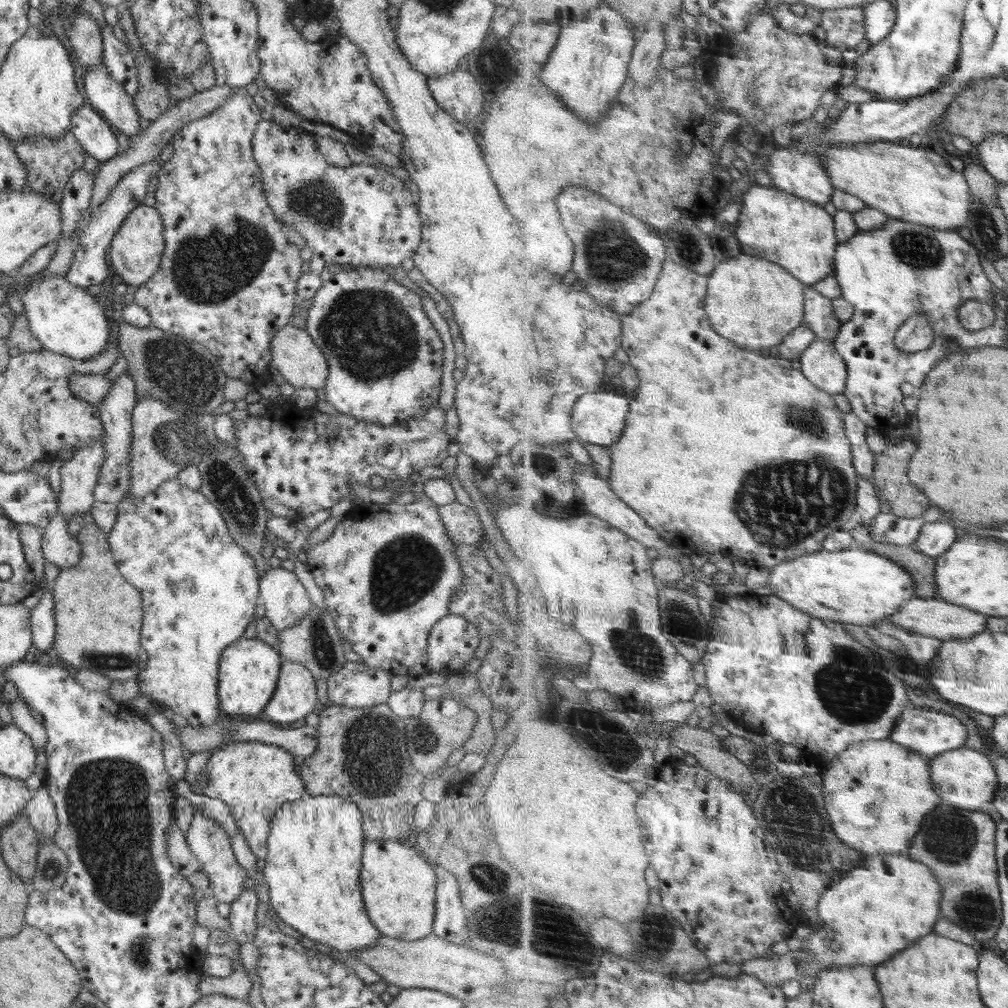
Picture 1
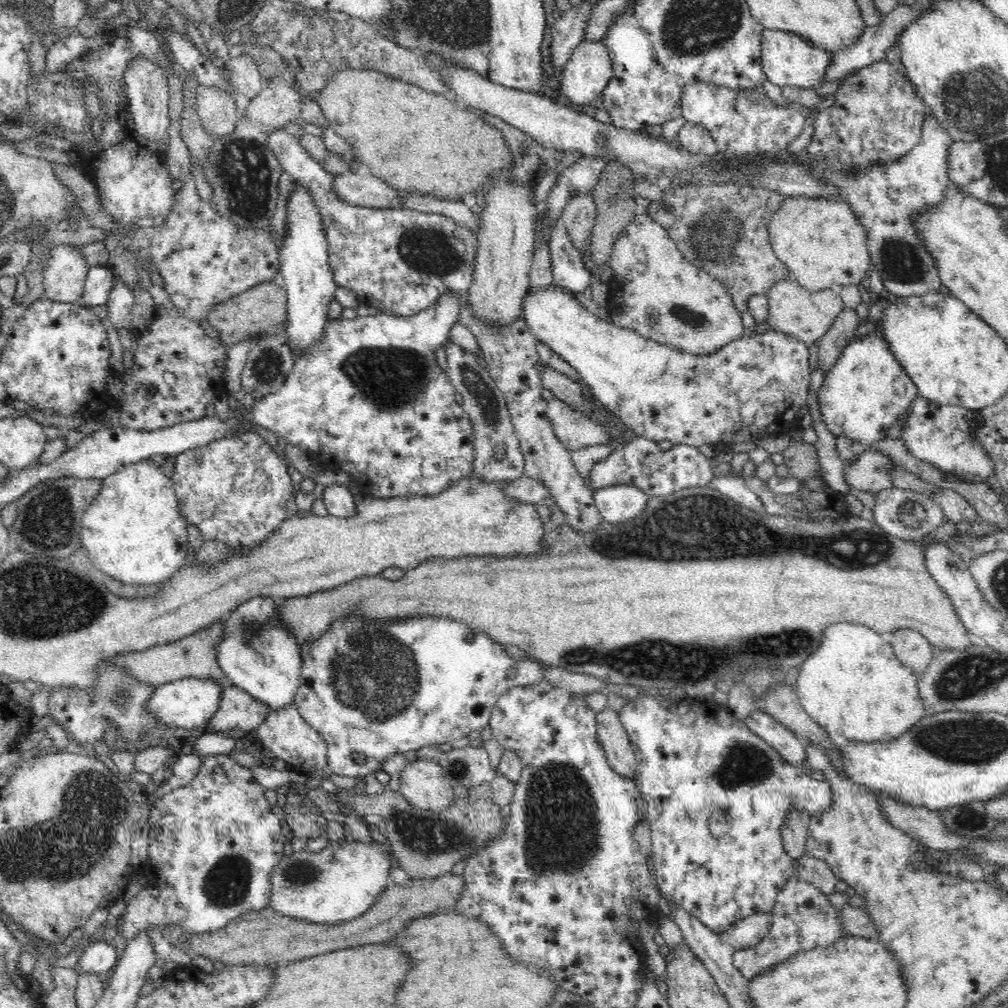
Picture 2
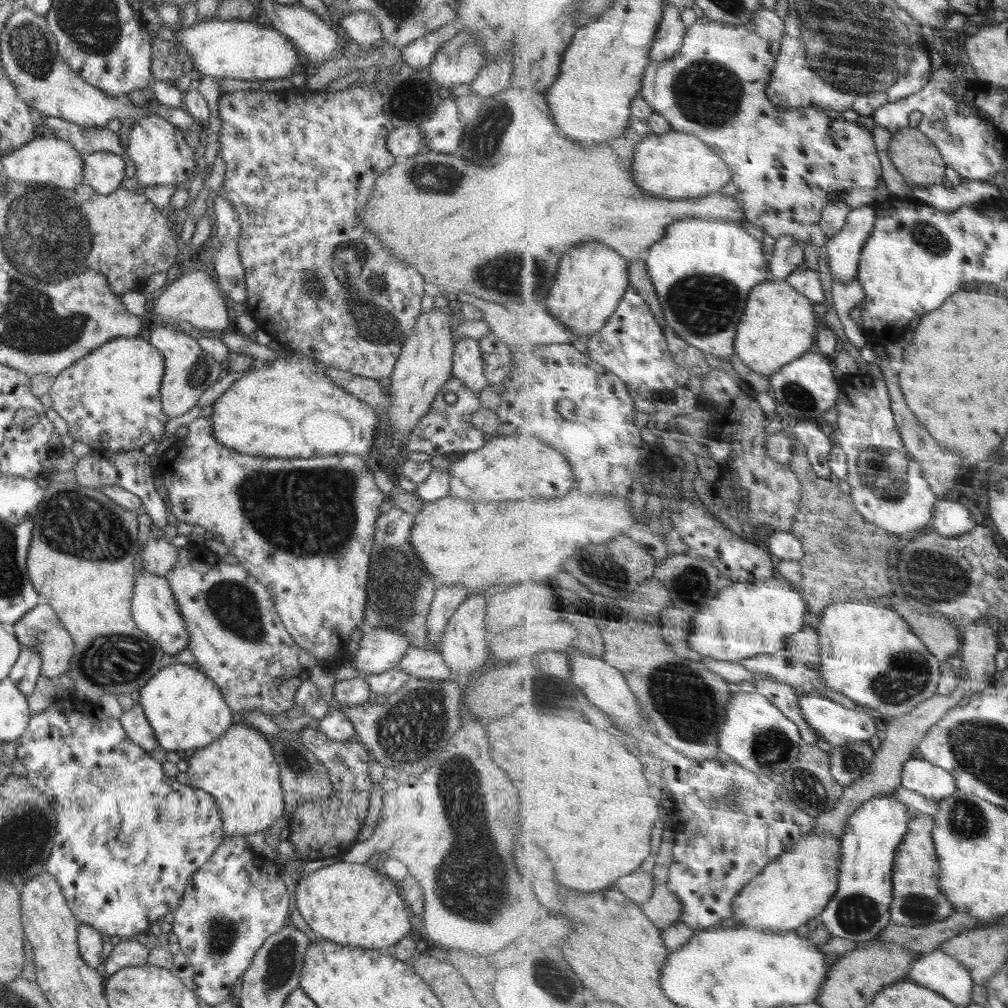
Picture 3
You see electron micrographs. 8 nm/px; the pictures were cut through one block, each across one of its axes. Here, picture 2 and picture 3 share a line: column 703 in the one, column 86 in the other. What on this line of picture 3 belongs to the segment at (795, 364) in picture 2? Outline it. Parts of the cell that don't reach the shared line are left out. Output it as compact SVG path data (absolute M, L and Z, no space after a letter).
M130 336L130 337L118 337L108 342L105 342L92 350L86 356L83 356L80 360L77 360L74 364L65 368L60 374L54 378L54 382L49 390L50 398L52 399L52 408L66 420L68 425L69 436L72 436L74 440L80 440L84 444L88 444L90 448L108 451L108 452L129 452L130 450L140 450L145 444L152 442L152 440L161 440L164 436L166 422L169 418L164 414L161 405L161 396L160 396L160 385L165 373L165 358L162 356L162 353L155 347L150 344L150 342L144 340L140 336Z

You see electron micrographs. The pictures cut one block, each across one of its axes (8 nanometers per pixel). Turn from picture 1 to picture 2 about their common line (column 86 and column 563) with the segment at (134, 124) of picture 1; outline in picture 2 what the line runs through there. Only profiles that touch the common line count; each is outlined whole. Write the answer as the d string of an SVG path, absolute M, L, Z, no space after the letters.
M601 40L580 43L563 66L558 79L560 96L570 106L586 106L613 77L613 64Z

